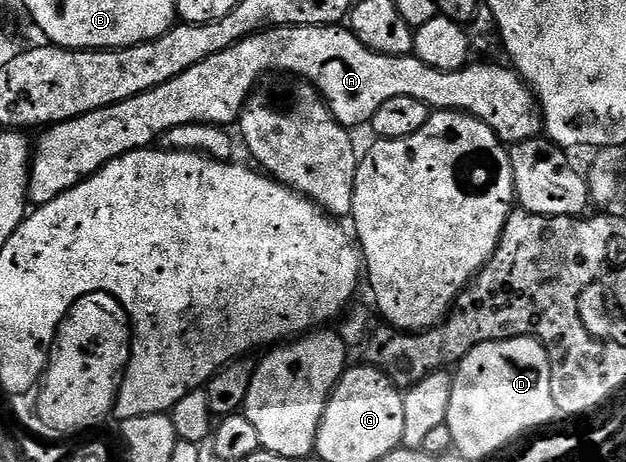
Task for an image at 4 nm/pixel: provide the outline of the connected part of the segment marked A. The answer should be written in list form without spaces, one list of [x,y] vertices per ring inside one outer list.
[[[281,25],[268,27],[258,33],[251,34],[244,41],[238,41],[233,47],[221,51],[217,55],[209,55],[209,59],[201,59],[197,67],[189,67],[189,71],[181,71],[177,79],[169,79],[169,83],[161,83],[161,87],[153,87],[153,91],[145,91],[141,95],[133,95],[133,99],[125,99],[121,103],[113,103],[104,109],[89,111],[71,121],[63,121],[60,125],[44,128],[38,134],[39,142],[33,145],[31,159],[31,178],[27,195],[32,206],[38,207],[57,199],[65,191],[77,187],[87,177],[92,177],[105,163],[117,159],[134,149],[145,149],[154,146],[165,131],[173,127],[185,127],[189,123],[205,123],[206,125],[221,125],[231,127],[243,115],[247,99],[255,92],[257,86],[268,75],[294,75],[315,86],[315,90],[323,96],[323,101],[329,111],[348,131],[355,131],[358,125],[366,126],[377,115],[377,107],[389,99],[412,97],[421,99],[432,111],[452,109],[455,113],[467,113],[476,117],[481,123],[489,126],[504,143],[528,141],[544,132],[543,115],[539,108],[531,86],[506,64],[483,63],[474,65],[468,63],[457,71],[437,71],[437,67],[429,67],[429,63],[421,63],[413,55],[394,57],[373,51],[357,39],[350,28],[343,25],[318,25],[317,27],[297,27],[296,25]]]

